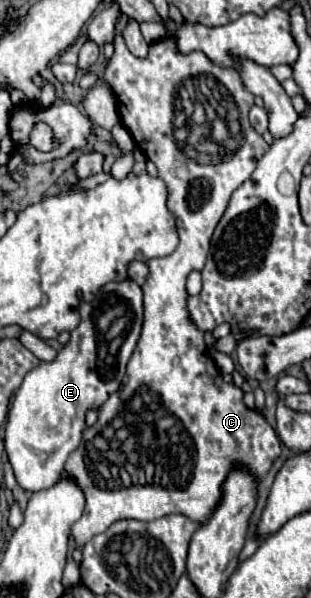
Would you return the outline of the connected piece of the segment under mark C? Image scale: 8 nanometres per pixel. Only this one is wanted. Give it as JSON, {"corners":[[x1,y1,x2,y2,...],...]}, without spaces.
{"corners":[[122,17,118,23,114,55,104,67,102,83,108,85,118,99,120,123,130,131,134,143,156,165,158,177,168,185,168,209,172,209,172,217,176,217,180,241,174,253,146,263,150,271,142,285,144,327,128,361,126,379,102,409,98,409,96,425,84,429,80,445,72,457,68,457,68,465,64,465,60,473,60,479,72,477,86,497,84,513,72,525,70,533,80,549,94,535,106,531,120,519,152,521,170,513,180,513,196,523,204,523,218,505,222,483,234,463,246,463,256,477,264,477,280,455,280,441,264,415,242,403,244,393,240,387,222,381,202,331,196,329,186,307,188,273,204,267,210,237,228,207,230,195,252,175,260,157,268,151,268,143,248,121,254,95,244,89,236,69,220,69,220,65,212,65,204,53,176,53,176,41,172,41,172,37,150,43,148,57,144,59,132,55,122,39,122,25,126,25,126,19,128,17]]}

